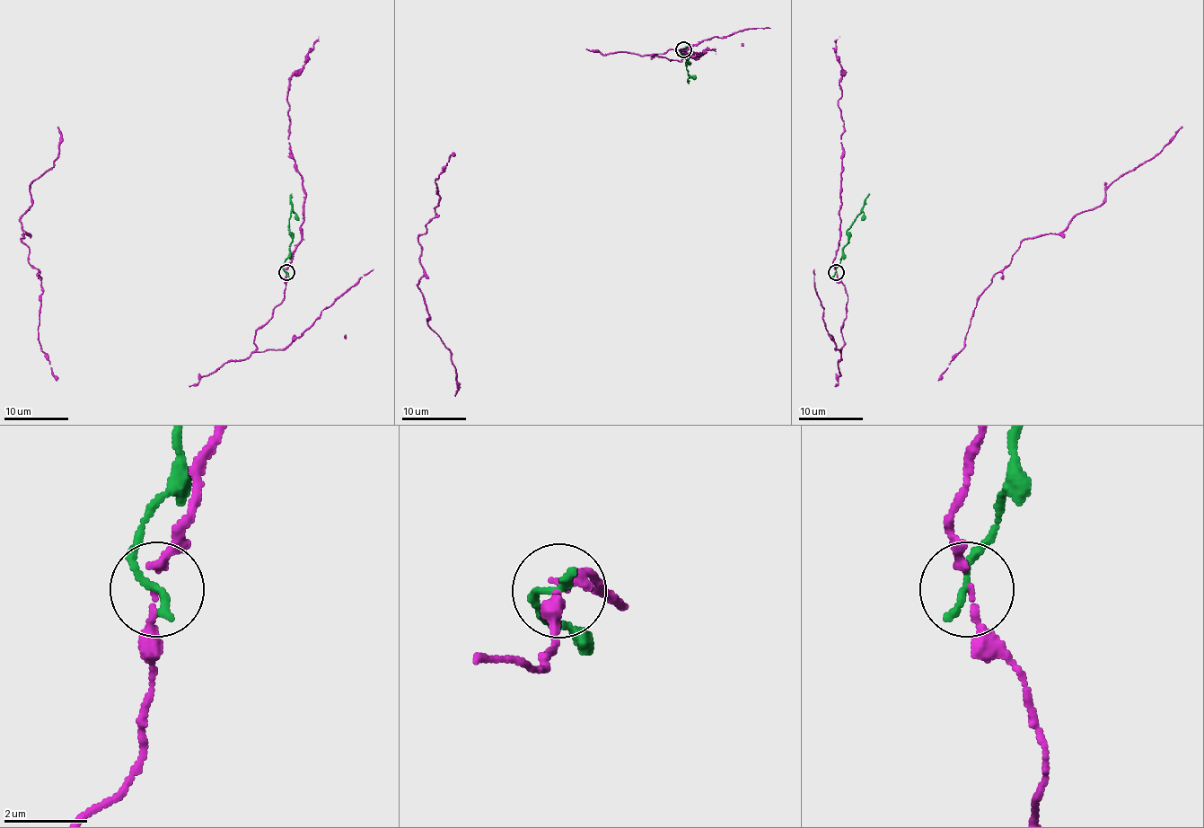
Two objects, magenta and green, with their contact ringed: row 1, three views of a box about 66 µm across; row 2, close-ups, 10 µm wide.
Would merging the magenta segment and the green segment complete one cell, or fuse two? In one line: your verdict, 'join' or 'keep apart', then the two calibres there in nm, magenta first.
keep apart | 140/200 nm

